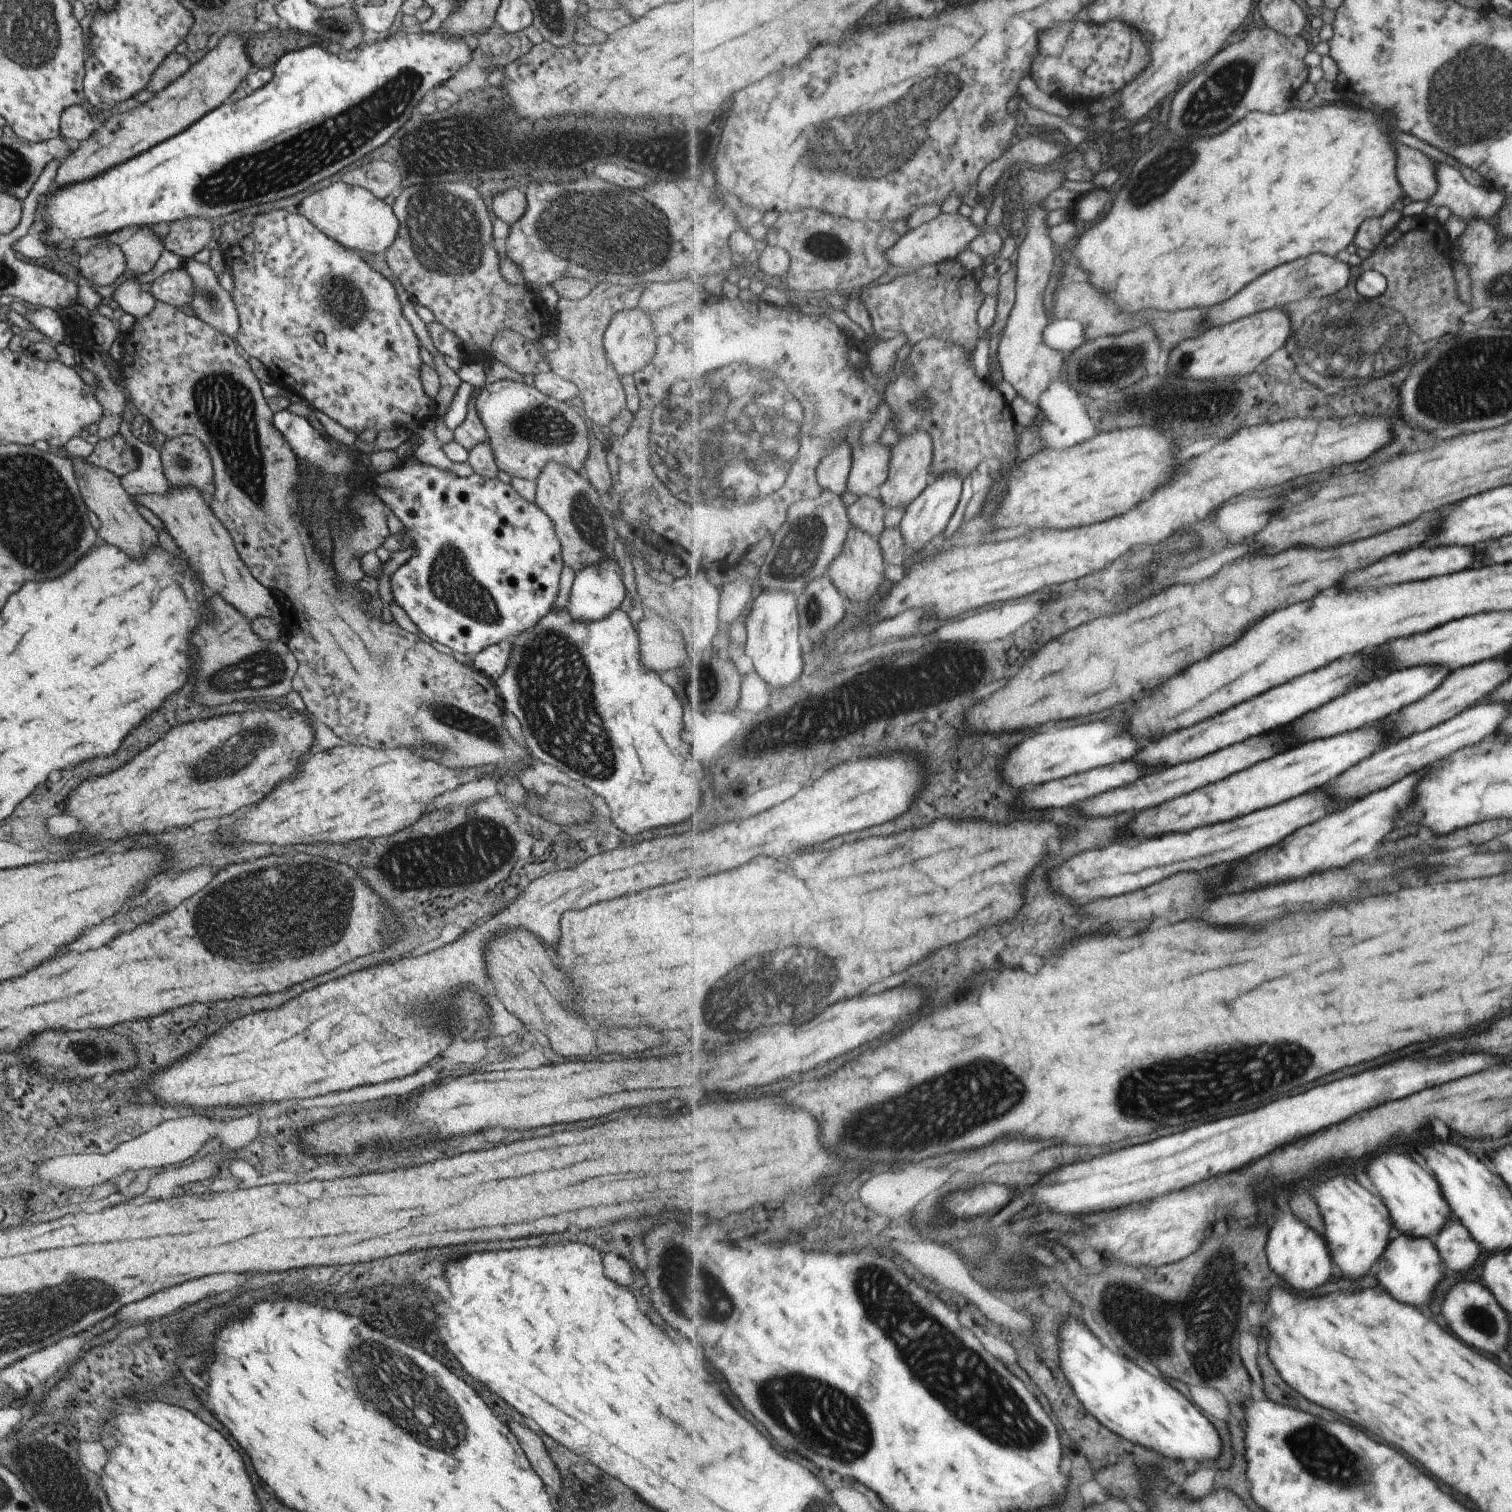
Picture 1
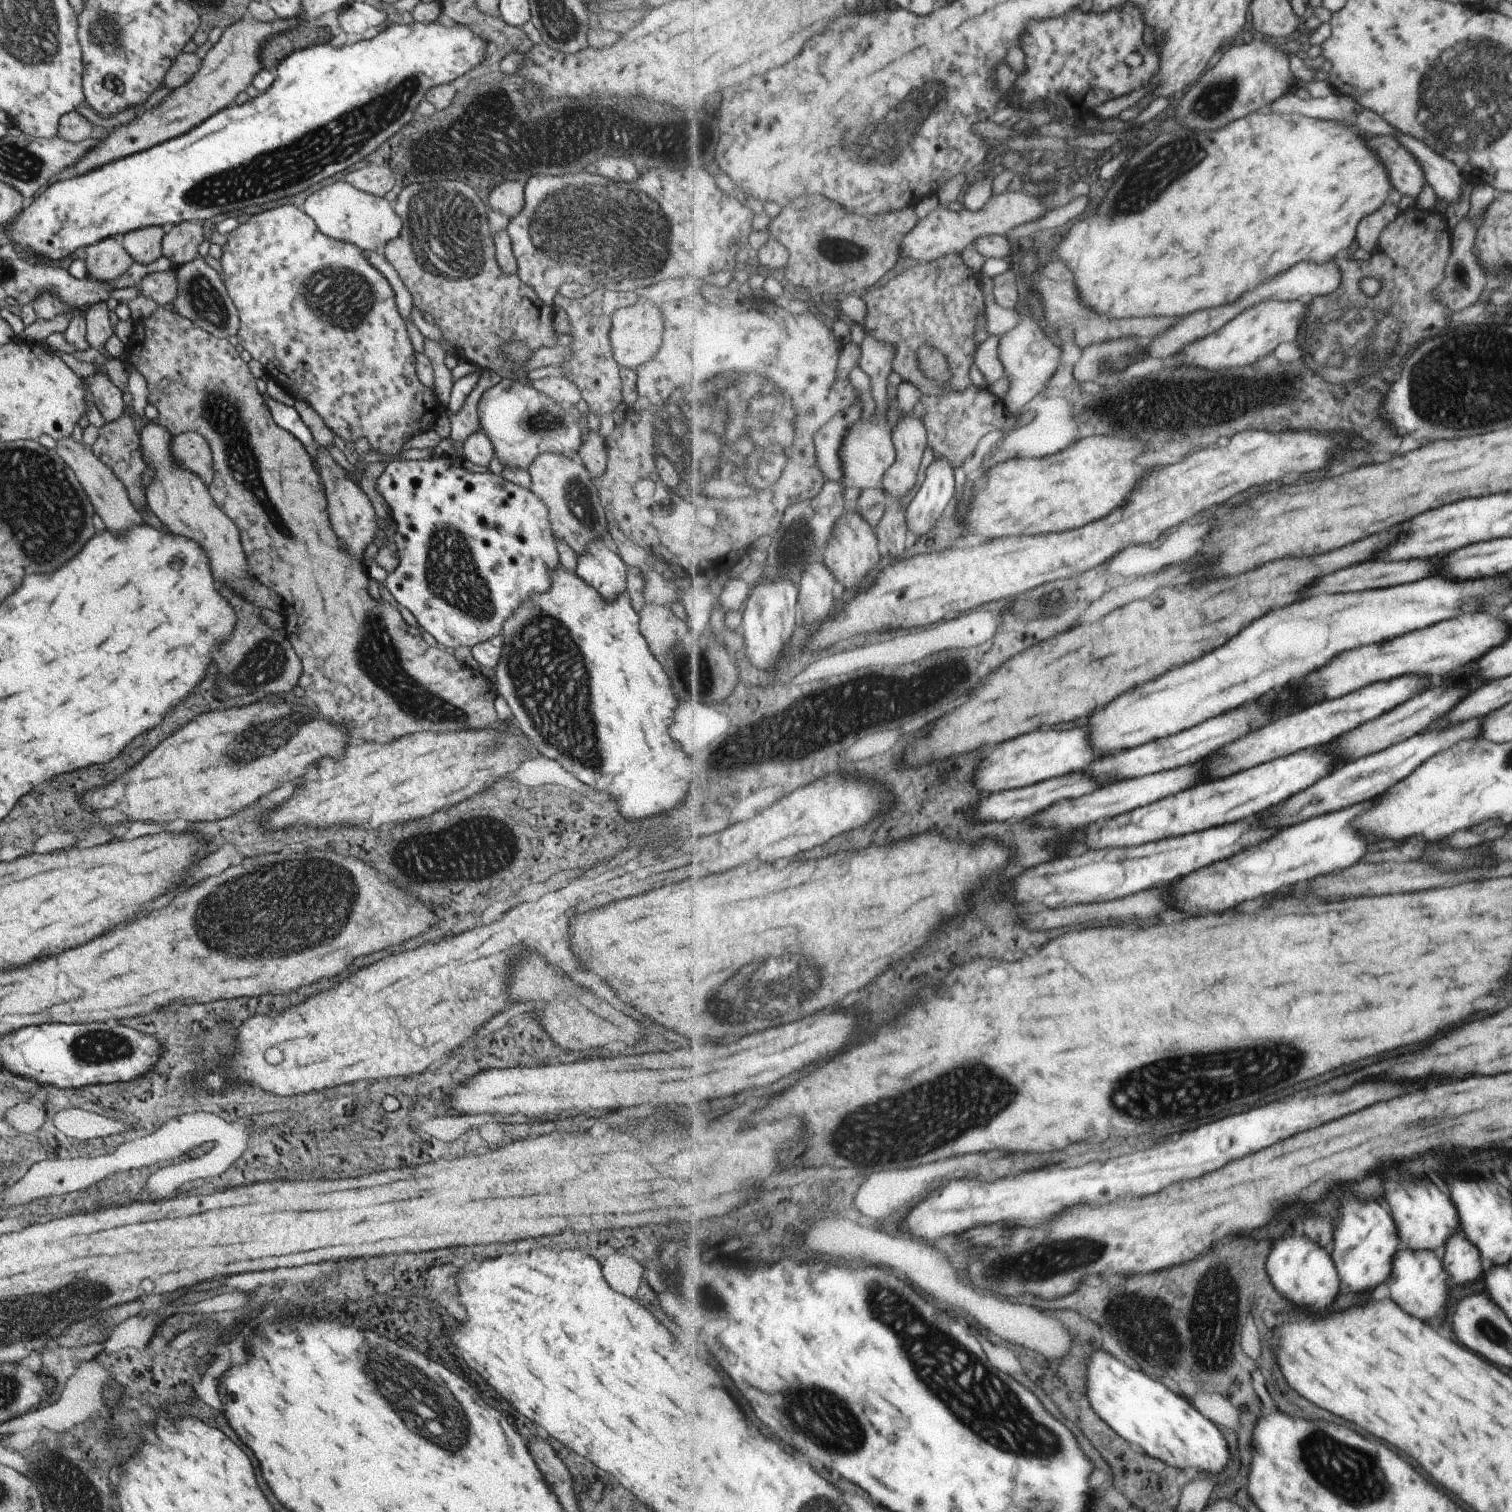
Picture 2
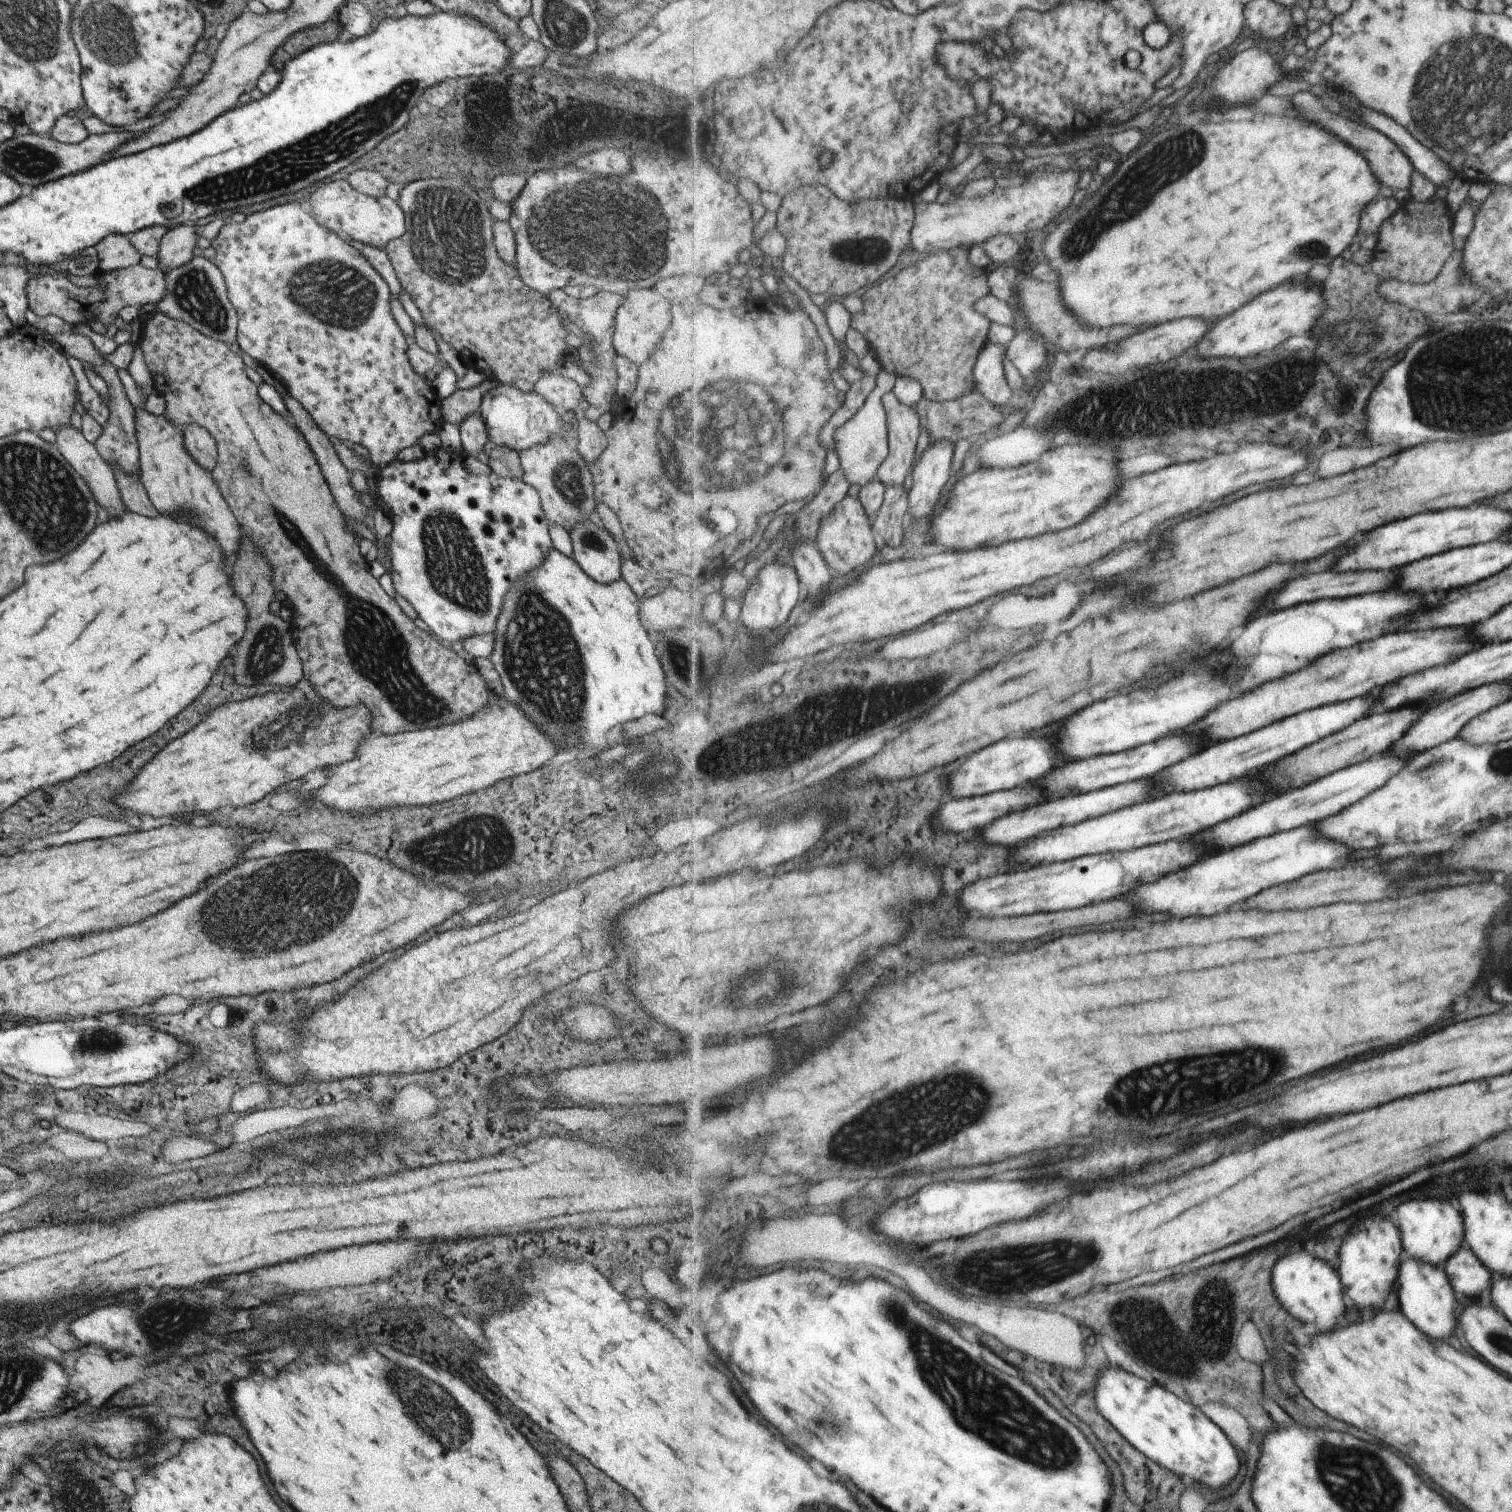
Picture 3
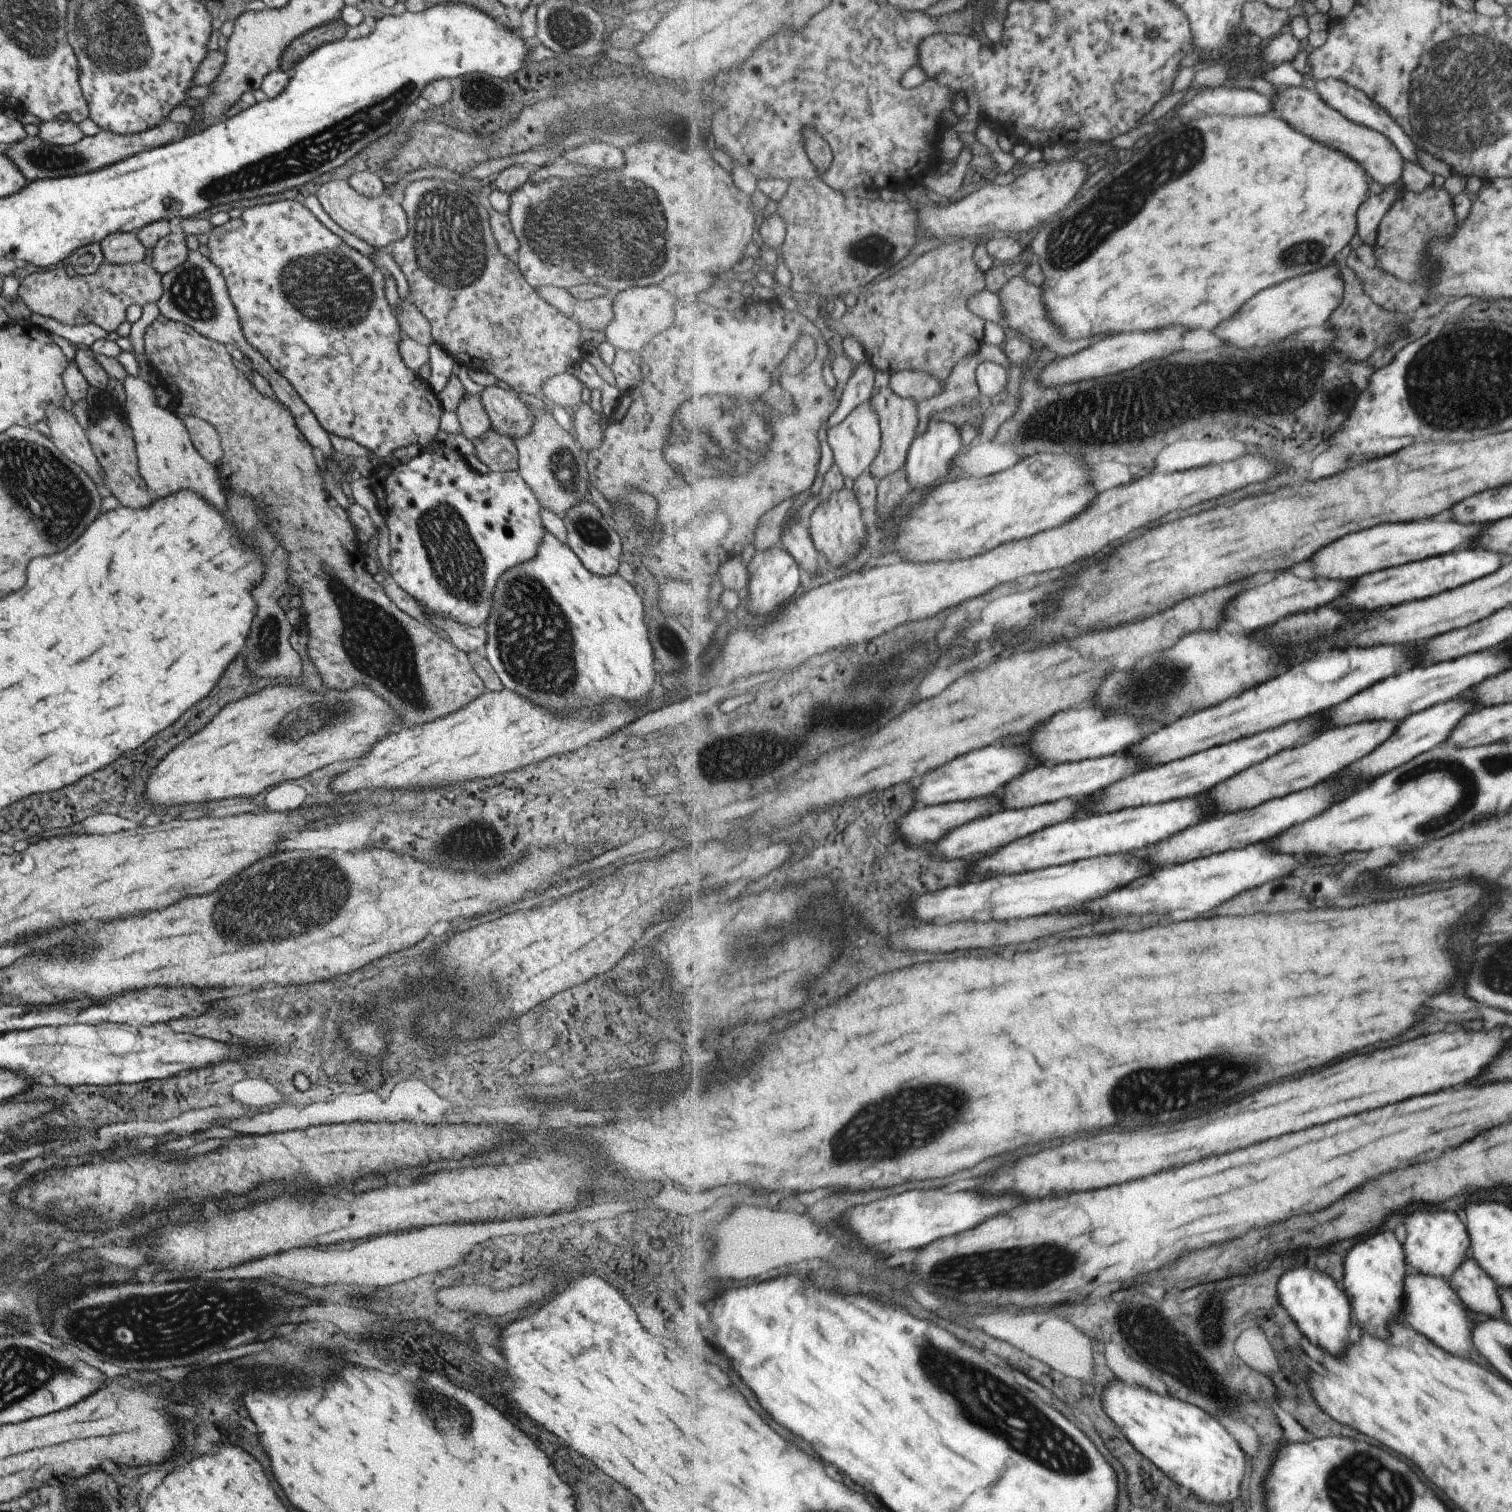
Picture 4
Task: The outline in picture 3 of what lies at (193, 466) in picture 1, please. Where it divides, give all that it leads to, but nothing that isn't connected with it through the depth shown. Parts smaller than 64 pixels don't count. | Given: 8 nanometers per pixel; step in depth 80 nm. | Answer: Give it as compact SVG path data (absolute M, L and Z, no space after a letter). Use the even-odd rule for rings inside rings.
M187 424L182 430L183 448L185 452L199 464L203 470L212 472L215 467L217 450L211 434L197 424Z

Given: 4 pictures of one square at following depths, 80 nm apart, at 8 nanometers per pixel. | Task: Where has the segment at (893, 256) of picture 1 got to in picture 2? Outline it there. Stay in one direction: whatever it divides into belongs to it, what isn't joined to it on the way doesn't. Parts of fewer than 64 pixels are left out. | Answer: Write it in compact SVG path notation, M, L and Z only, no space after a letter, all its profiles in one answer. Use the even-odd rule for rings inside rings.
M1005 190L997 196L992 196L978 212L973 212L969 208L955 212L955 210L948 210L947 207L938 206L918 222L913 232L905 236L904 244L901 244L901 258L913 259L920 264L939 260L949 254L962 255L969 246L974 245L983 236L1007 235L1011 230L1019 228L1021 224L1043 218L1048 210L1041 197L1024 191Z

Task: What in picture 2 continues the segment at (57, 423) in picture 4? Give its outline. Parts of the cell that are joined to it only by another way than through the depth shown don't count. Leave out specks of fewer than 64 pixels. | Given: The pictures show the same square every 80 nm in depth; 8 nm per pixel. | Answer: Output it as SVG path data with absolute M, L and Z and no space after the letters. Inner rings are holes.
M69 436L56 442L53 450L69 466L107 530L125 530L127 526L143 523L140 514L128 499L123 483L91 454L90 448L85 448L82 442L73 442Z

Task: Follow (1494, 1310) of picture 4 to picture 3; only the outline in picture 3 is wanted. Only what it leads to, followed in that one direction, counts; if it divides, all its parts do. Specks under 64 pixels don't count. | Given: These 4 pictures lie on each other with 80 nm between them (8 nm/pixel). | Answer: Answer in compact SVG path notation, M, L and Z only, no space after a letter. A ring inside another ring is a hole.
M1469 1248L1458 1249L1456 1254L1451 1256L1449 1260L1443 1264L1442 1270L1448 1273L1452 1287L1455 1292L1461 1296L1462 1300L1463 1296L1467 1296L1471 1301L1488 1301L1486 1295L1493 1284L1494 1276L1480 1263L1480 1260L1477 1260L1477 1257Z

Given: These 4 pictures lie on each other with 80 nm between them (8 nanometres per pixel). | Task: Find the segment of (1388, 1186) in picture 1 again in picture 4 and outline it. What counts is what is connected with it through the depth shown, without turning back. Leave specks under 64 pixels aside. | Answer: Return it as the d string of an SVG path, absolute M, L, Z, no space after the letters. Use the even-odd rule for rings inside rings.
M1413 1212L1405 1218L1405 1262L1411 1271L1428 1277L1451 1279L1453 1271L1467 1258L1469 1240L1463 1224L1449 1212Z

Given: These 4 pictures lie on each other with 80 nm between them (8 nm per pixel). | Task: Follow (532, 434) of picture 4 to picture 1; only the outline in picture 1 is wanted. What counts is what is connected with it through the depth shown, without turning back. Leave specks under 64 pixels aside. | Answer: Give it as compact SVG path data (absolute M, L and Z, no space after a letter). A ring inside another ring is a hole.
M549 461L539 470L534 484L534 504L551 520L563 566L575 572L585 565L597 564L607 558L617 562L613 548L618 536L611 528L613 518L582 472L573 472L561 464Z

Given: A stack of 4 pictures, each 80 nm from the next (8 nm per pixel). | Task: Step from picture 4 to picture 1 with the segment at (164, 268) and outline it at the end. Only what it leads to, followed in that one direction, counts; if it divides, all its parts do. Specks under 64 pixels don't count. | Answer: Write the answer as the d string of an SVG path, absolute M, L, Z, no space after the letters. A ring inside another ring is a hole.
M200 217L183 218L178 222L169 222L169 232L162 240L164 249L173 252L184 262L193 256L212 239L212 227L209 219Z

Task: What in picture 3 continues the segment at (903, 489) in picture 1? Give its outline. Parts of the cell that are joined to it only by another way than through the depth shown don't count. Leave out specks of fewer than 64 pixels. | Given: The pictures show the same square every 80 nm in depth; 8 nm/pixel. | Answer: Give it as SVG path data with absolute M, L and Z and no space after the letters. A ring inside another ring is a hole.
M894 391L883 396L889 424L891 454L881 464L878 479L885 485L901 485L908 474L913 474L913 462L917 458L917 442L921 434L922 421L917 409L903 404Z

